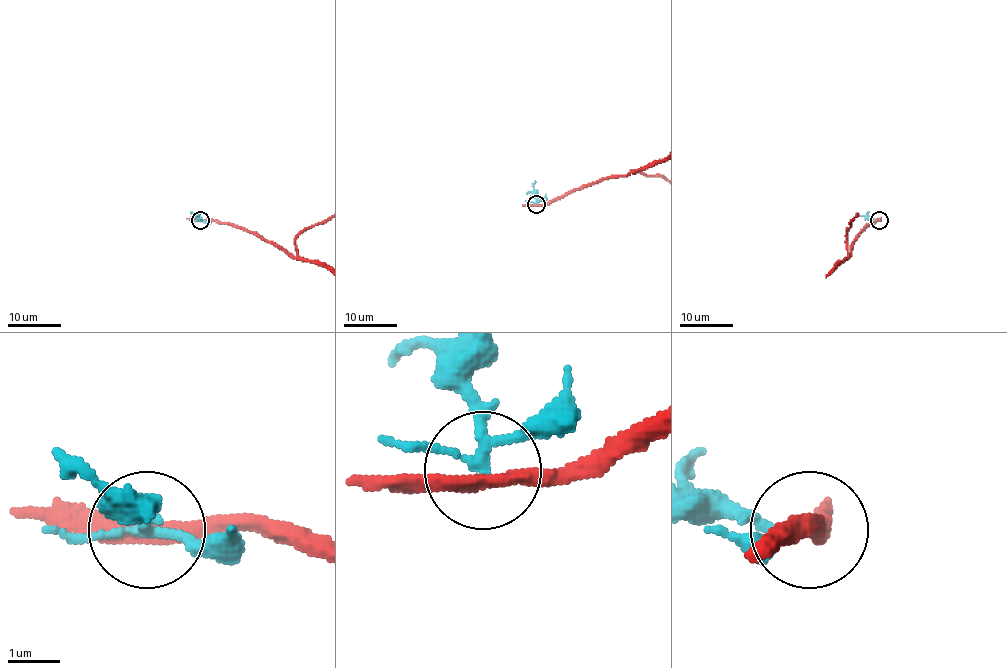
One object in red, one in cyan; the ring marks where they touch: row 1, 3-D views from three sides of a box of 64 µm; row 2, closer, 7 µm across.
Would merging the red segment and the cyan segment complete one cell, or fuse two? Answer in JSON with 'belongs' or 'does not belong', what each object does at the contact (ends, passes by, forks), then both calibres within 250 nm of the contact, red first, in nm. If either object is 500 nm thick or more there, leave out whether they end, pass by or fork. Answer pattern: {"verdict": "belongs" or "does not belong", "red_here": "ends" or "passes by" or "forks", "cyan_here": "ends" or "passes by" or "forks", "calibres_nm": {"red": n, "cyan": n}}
{"verdict": "does not belong", "red_here": "passes by", "cyan_here": "forks", "calibres_nm": {"red": 300, "cyan": 150}}

